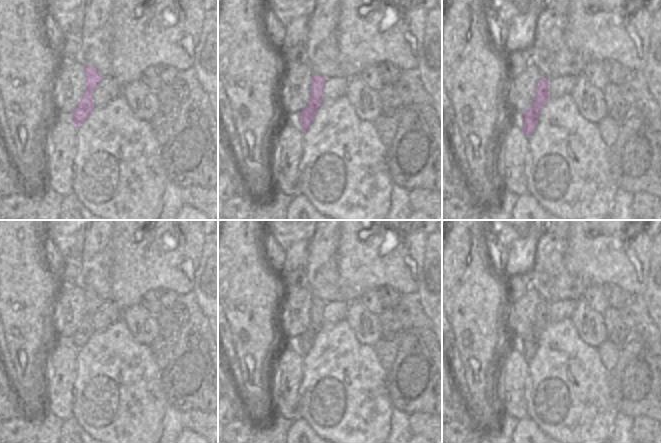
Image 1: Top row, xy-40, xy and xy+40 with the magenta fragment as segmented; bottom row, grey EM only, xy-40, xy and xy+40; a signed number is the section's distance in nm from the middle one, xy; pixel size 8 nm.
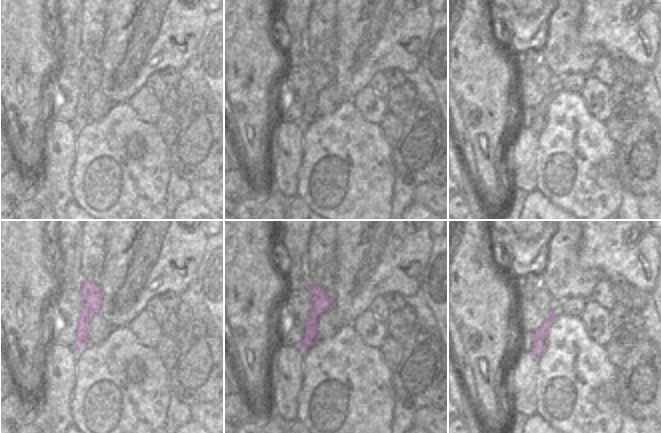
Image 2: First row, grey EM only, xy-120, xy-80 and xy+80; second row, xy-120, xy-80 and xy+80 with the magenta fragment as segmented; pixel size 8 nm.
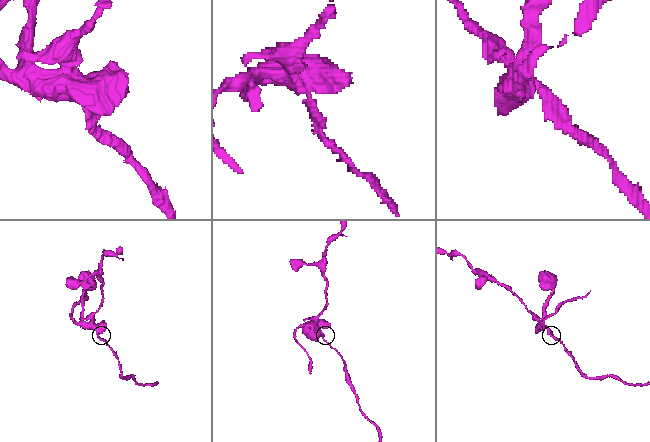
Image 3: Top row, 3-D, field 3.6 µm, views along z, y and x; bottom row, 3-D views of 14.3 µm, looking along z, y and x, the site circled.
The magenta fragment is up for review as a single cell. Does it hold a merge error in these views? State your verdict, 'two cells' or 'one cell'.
two cells

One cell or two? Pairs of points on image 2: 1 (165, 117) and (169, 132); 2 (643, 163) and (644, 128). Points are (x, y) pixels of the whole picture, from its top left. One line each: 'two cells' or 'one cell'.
1: one cell
2: one cell

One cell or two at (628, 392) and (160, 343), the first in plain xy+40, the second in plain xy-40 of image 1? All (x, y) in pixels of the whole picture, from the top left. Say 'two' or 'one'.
two

